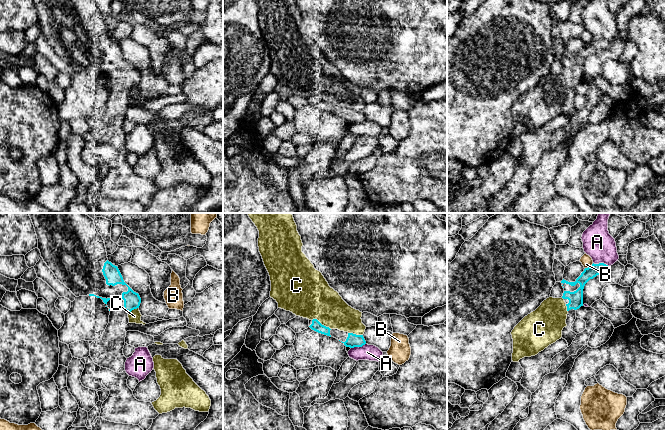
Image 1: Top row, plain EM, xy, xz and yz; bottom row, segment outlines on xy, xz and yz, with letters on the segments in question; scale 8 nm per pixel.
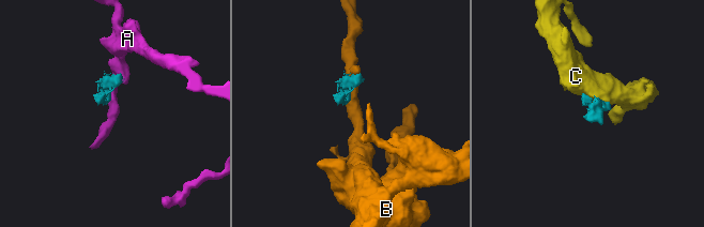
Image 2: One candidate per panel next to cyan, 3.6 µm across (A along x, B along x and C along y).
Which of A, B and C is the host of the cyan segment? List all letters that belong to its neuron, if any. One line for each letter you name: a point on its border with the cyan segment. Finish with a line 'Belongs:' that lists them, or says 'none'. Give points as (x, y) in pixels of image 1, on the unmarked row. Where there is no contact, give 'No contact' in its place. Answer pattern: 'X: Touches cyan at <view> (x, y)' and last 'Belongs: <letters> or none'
Belongs: none

